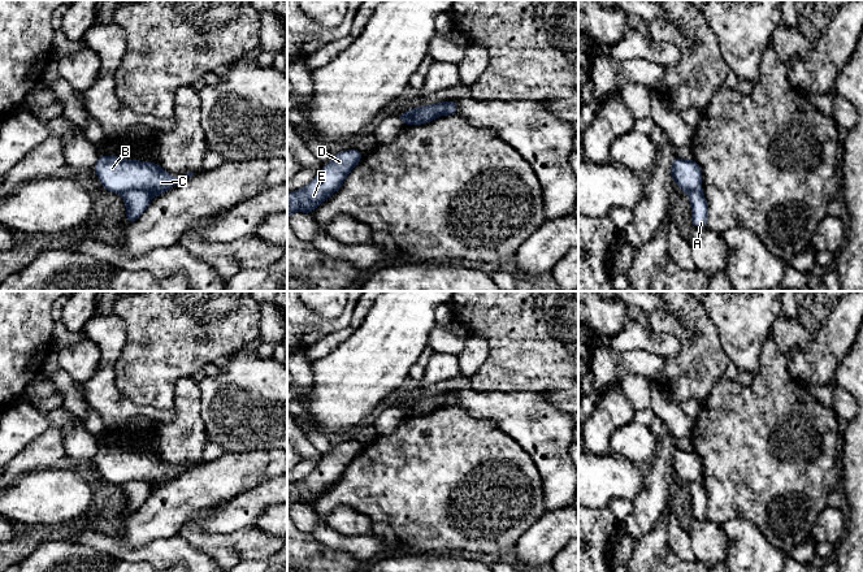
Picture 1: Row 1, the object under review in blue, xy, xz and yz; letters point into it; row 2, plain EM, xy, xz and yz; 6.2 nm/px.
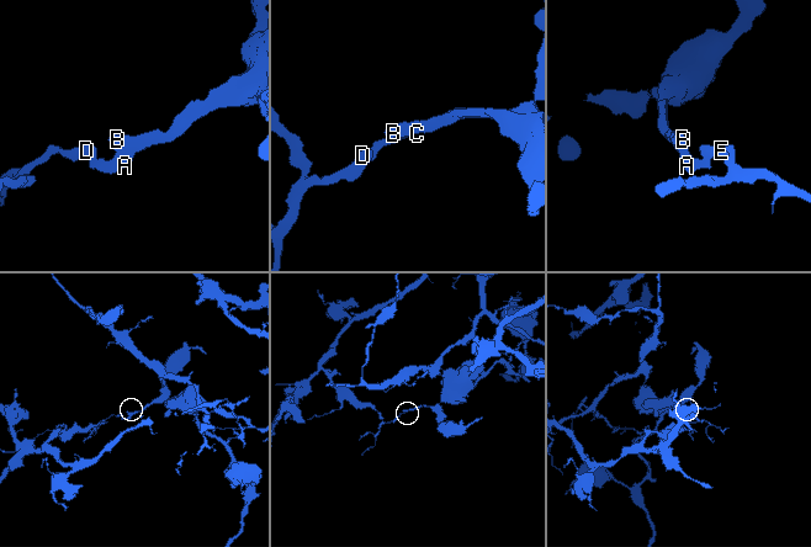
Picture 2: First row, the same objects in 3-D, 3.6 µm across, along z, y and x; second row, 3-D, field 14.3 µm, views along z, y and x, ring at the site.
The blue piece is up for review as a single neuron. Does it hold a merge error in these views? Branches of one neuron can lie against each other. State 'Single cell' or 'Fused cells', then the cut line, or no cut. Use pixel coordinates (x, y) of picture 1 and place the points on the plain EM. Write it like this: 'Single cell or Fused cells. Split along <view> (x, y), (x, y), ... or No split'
Fused cells. Split along xz (438, 403), (432, 399), (421, 399), (408, 415)

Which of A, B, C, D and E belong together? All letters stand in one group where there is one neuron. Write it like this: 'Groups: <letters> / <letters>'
Groups: A D E / B C

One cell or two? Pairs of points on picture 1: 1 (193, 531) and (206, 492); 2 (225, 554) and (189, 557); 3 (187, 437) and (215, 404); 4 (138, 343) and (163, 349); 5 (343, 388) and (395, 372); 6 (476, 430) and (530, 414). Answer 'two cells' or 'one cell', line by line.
1: two cells
2: two cells
3: two cells
4: one cell
5: one cell
6: two cells

